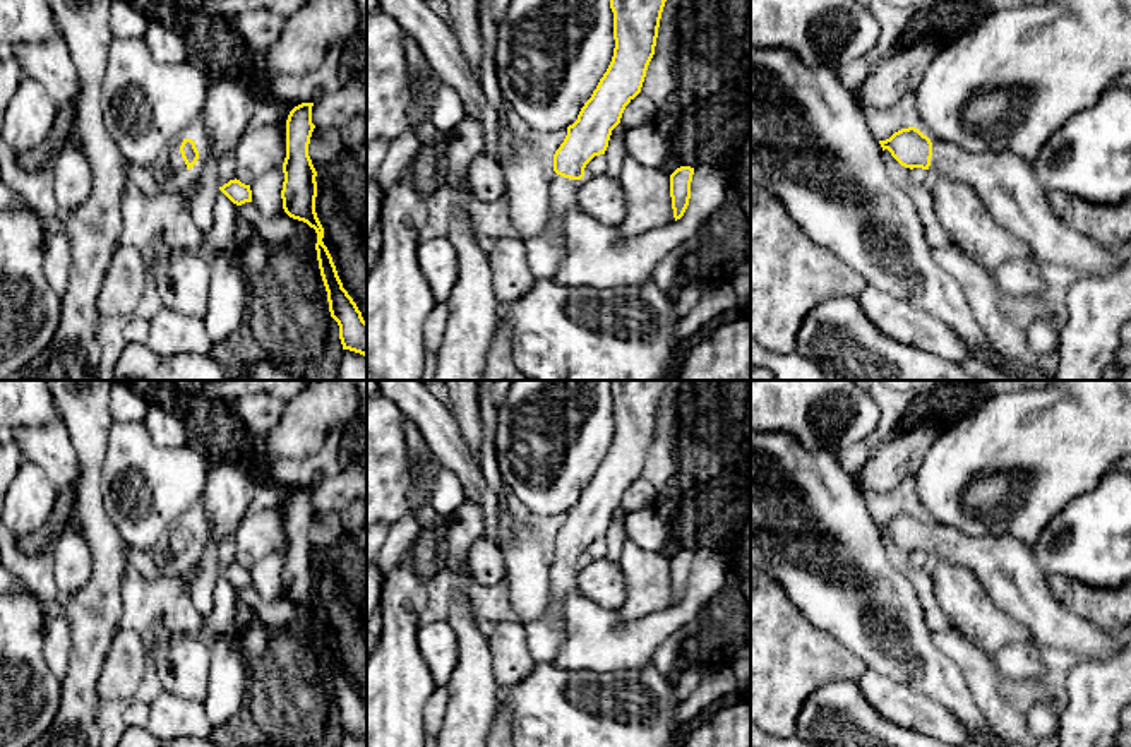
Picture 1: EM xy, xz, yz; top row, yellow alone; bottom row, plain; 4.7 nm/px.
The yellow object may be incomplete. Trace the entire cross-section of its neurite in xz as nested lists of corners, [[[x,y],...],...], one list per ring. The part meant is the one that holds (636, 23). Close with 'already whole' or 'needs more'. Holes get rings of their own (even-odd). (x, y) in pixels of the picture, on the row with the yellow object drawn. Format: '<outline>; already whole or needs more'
[[[610,0],[615,39],[612,62],[554,154],[552,219],[542,235],[524,240],[535,279],[555,278],[564,255],[560,214],[574,206],[586,164],[605,154],[625,106],[641,93],[665,2]]]; needs more

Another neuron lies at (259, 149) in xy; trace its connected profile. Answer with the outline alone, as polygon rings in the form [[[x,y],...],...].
[[[278,123],[245,132],[236,149],[236,180],[252,185],[264,171],[283,166],[286,137]]]

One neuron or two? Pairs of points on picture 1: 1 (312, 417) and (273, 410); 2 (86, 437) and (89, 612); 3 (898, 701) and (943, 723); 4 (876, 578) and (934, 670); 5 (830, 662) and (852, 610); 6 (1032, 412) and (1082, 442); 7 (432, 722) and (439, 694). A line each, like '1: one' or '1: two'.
1: two
2: one
3: one
4: one
5: two
6: one
7: one

